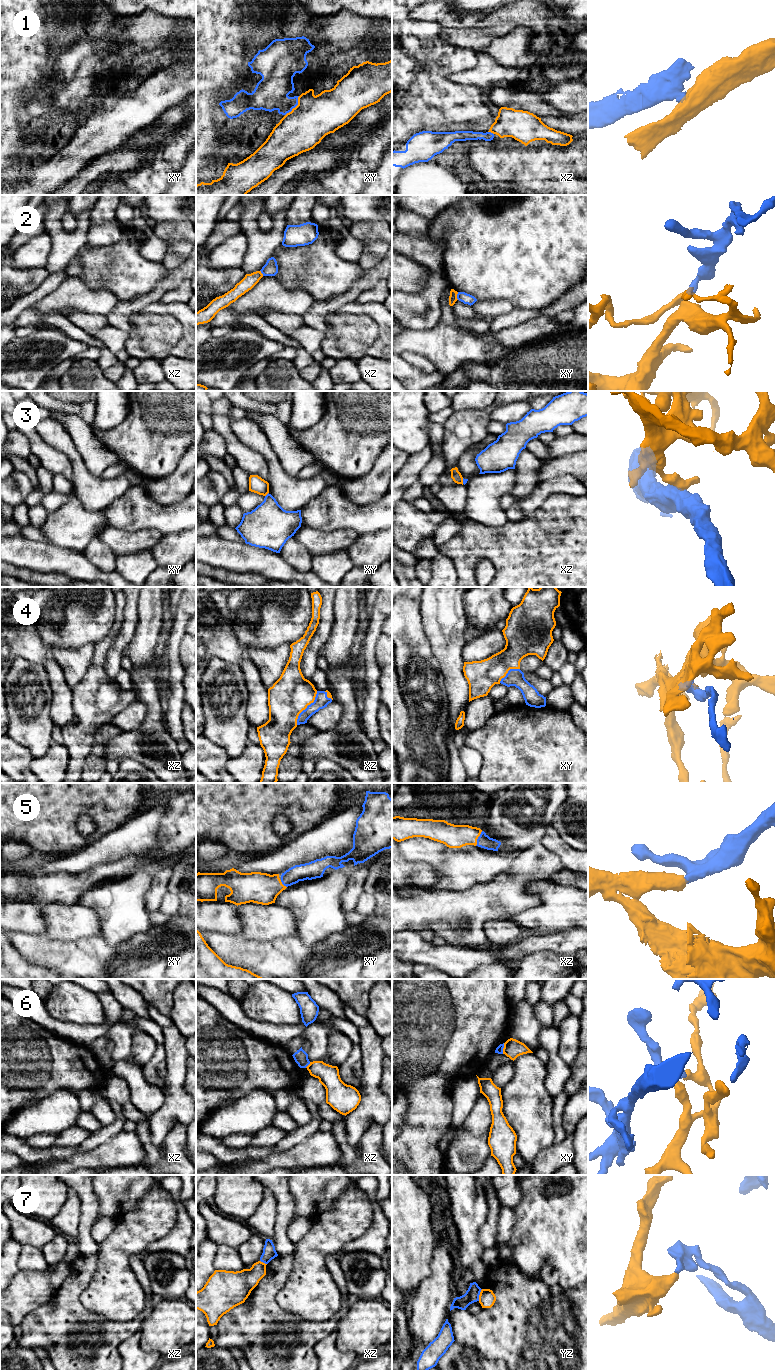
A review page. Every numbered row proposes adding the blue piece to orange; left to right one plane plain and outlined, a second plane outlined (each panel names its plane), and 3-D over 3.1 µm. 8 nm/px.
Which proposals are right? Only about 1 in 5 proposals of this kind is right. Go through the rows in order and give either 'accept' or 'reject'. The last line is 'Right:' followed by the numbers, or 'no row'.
1: reject
2: reject
3: reject
4: accept
5: accept
6: reject
7: reject
Right: 4, 5

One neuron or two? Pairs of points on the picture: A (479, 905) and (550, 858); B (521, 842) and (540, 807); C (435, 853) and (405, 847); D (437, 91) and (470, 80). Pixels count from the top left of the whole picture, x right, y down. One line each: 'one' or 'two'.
A: one
B: one
C: one
D: two

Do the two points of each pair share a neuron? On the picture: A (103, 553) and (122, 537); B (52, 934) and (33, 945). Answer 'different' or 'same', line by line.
A: different
B: different

